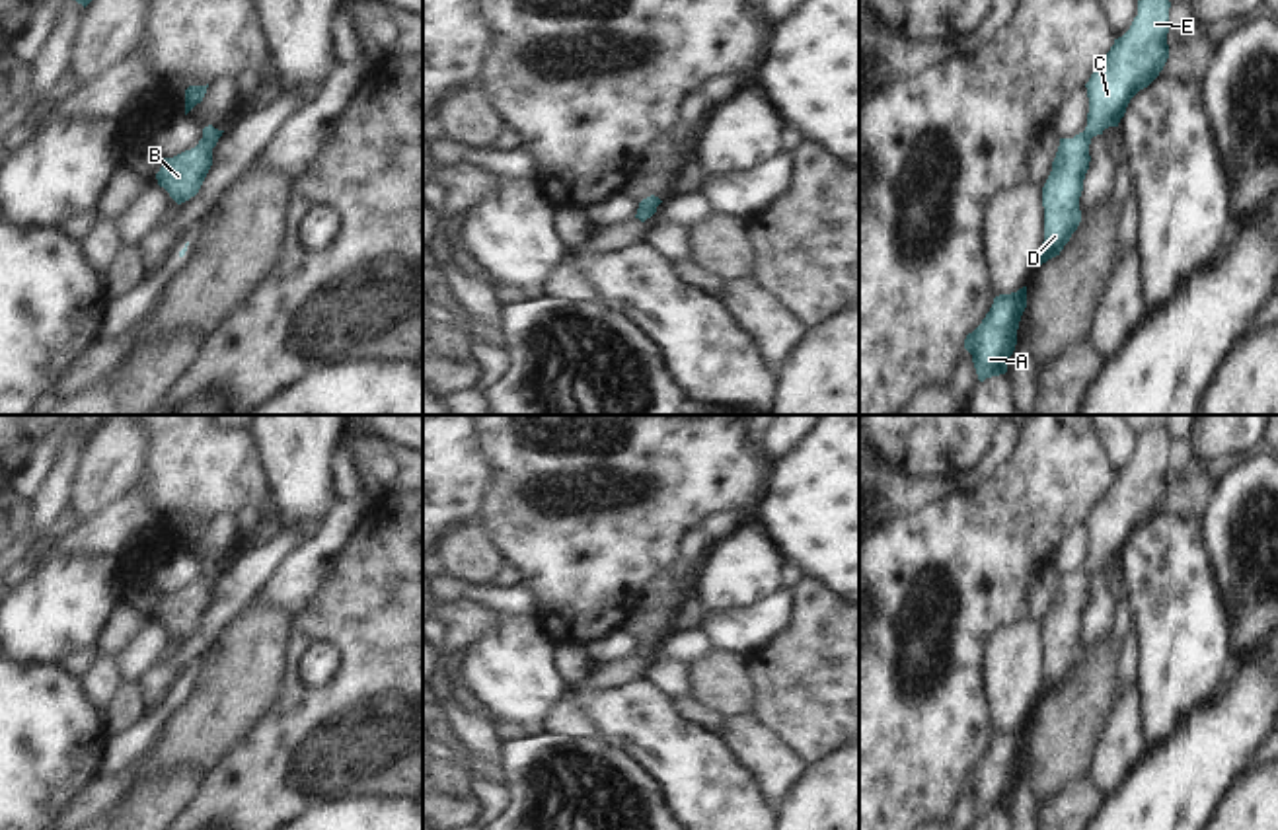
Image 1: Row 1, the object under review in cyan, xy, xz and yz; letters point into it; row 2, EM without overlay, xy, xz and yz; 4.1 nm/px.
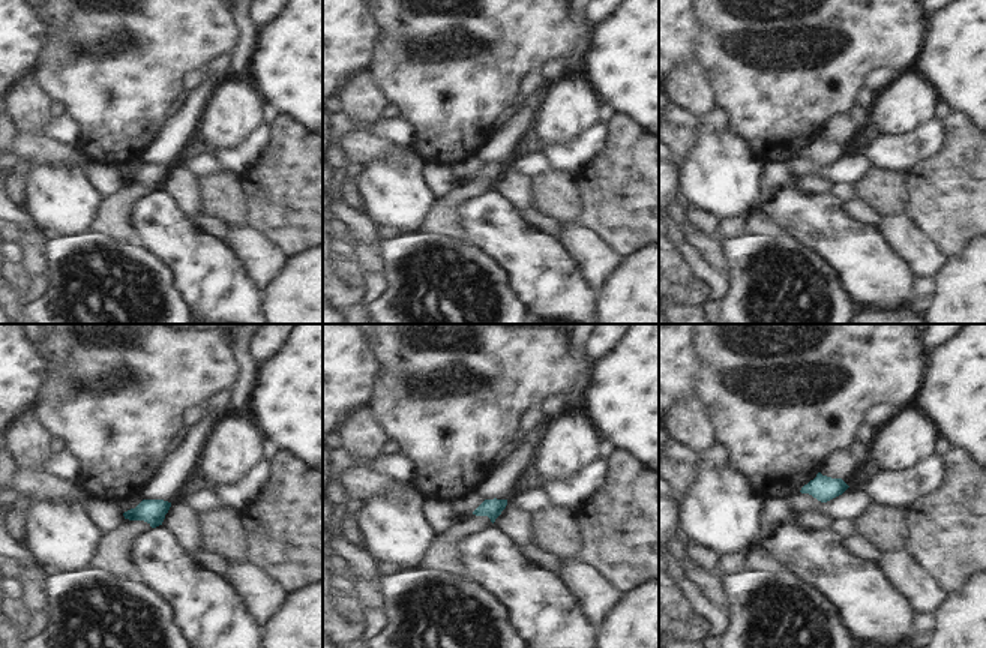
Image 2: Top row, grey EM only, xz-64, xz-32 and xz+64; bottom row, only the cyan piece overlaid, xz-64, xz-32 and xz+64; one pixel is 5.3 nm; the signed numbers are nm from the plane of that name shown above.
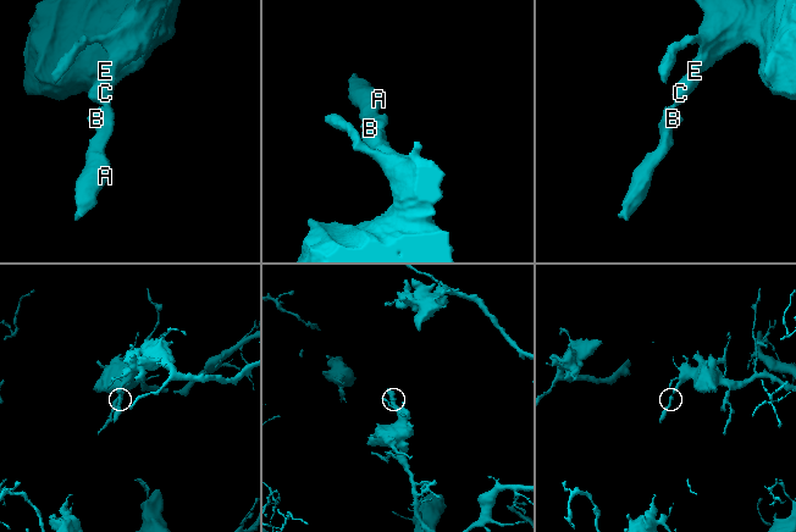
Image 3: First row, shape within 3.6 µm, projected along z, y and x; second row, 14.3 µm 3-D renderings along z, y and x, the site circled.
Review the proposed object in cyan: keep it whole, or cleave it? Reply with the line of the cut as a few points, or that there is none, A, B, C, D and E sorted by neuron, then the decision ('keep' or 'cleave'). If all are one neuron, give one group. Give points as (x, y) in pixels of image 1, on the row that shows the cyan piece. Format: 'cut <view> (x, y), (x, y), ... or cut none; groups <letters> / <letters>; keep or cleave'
cut none; groups A B C D E; keep

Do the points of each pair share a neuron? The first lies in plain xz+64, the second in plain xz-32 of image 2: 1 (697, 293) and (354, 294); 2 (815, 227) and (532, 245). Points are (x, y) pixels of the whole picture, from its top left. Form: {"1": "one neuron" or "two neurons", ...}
{"1": "one neuron", "2": "one neuron"}

